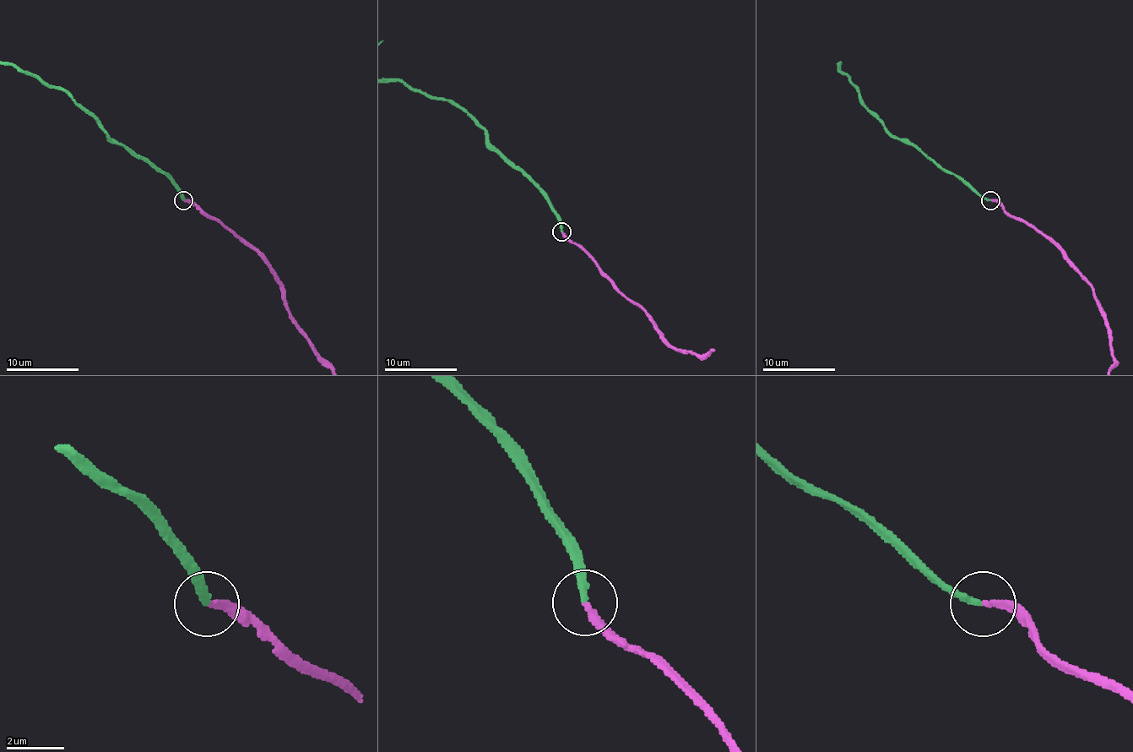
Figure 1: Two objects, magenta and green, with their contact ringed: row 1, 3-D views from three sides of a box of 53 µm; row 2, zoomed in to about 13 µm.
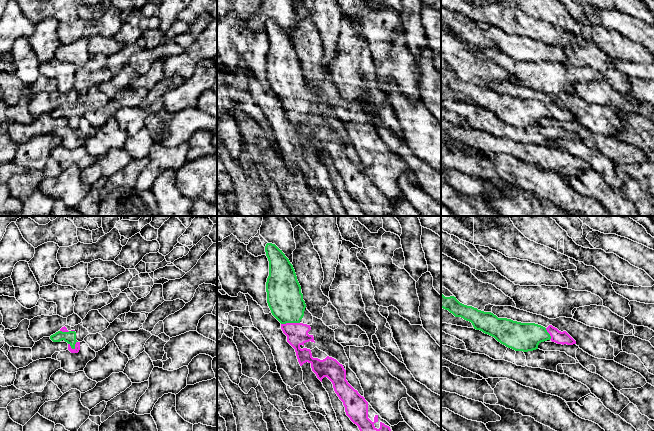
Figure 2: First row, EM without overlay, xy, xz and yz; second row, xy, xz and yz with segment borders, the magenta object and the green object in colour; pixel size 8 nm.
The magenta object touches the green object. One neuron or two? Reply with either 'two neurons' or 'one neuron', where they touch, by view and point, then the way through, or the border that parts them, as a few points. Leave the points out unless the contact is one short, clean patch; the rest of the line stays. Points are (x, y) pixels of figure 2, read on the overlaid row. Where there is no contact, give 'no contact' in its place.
one neuron | xz (290, 323) | across xz (297, 334), (290, 323), (289, 310), (285, 300)

